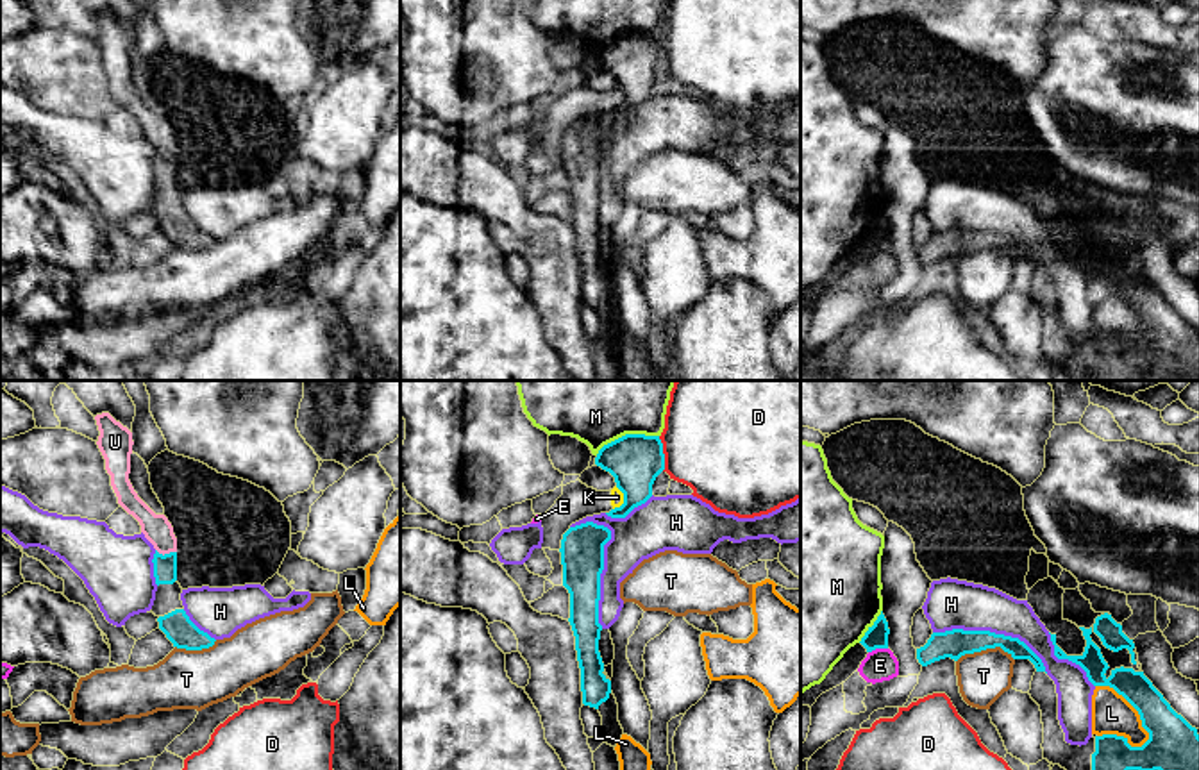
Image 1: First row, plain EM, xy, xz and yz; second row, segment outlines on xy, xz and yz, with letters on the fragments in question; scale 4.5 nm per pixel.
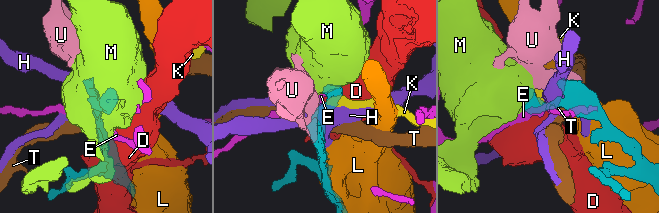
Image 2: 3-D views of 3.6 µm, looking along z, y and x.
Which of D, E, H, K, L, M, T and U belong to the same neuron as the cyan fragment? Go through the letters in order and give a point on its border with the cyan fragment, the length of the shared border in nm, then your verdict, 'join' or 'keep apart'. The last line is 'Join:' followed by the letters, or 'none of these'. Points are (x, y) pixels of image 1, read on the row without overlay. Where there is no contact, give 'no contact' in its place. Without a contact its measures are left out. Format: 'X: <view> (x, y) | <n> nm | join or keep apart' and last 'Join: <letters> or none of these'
D: xz (663, 54) | 160 nm | keep apart
E: yz (878, 247) | 90 nm | keep apart
H: xz (603, 168) | 500 nm | keep apart
K: xz (624, 99) | 110 nm | keep apart
L: yz (1135, 308) | 360 nm | keep apart
M: xz (626, 34) | 300 nm | keep apart
T: yz (985, 249) | 260 nm | keep apart
U: xy (167, 154) | 100 nm | join
Join: U

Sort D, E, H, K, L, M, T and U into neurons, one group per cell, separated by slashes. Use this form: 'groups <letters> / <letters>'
groups D / E / H / K / L / M / T / U

